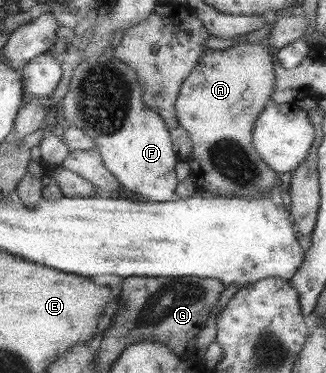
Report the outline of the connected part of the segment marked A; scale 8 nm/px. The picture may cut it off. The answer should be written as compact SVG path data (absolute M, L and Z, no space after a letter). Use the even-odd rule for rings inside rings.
M268 36L261 40L235 43L221 50L205 49L201 62L191 72L183 84L177 100L177 113L184 129L191 135L194 153L187 159L191 166L190 178L198 188L214 192L221 197L244 197L253 199L262 193L271 193L279 189L283 183L276 172L256 150L254 132L256 122L269 103L278 84L278 73L273 63L273 53L277 49L272 46Z

